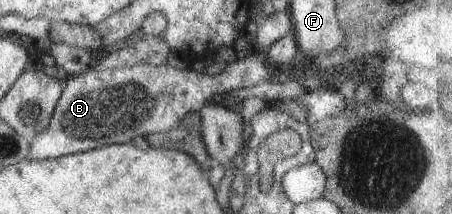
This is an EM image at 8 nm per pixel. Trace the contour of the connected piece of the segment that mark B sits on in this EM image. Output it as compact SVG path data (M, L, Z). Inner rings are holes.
M250 49L227 62L218 74L206 75L188 69L180 63L166 65L146 62L102 69L88 68L79 75L68 77L51 112L48 124L28 139L28 159L56 158L92 150L104 144L130 142L136 136L165 133L185 115L198 112L204 102L218 93L228 93L258 84L268 79L262 61L265 55Z

